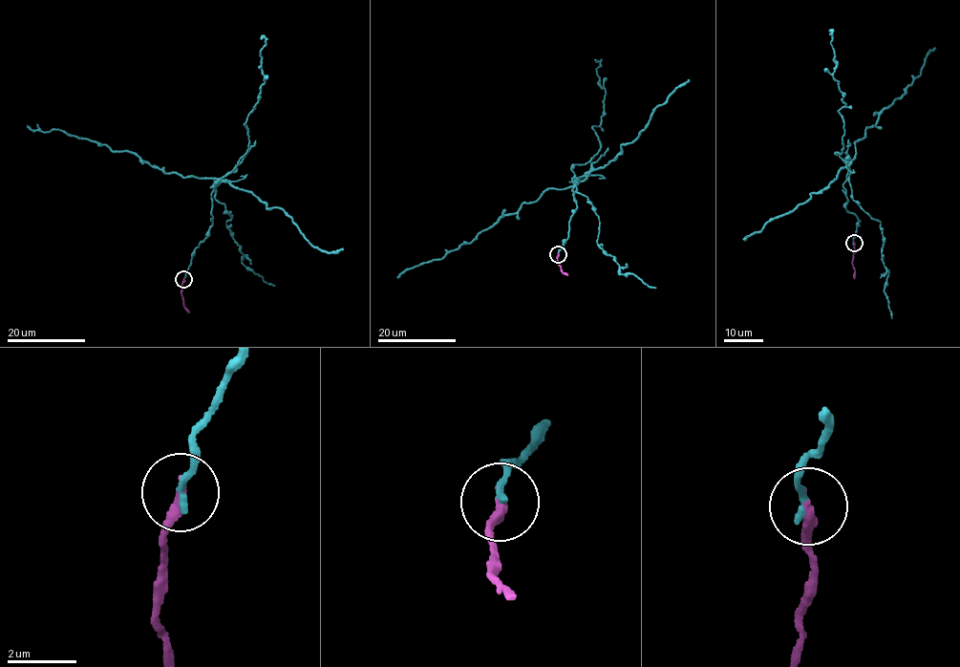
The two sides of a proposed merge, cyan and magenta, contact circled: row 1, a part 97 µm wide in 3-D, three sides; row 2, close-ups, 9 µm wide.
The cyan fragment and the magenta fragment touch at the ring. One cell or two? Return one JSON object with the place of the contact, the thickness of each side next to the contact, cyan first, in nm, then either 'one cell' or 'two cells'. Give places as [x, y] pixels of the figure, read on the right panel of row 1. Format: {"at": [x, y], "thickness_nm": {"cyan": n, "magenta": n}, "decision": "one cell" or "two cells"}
{"at": [854, 243], "thickness_nm": {"cyan": 240, "magenta": 320}, "decision": "two cells"}

